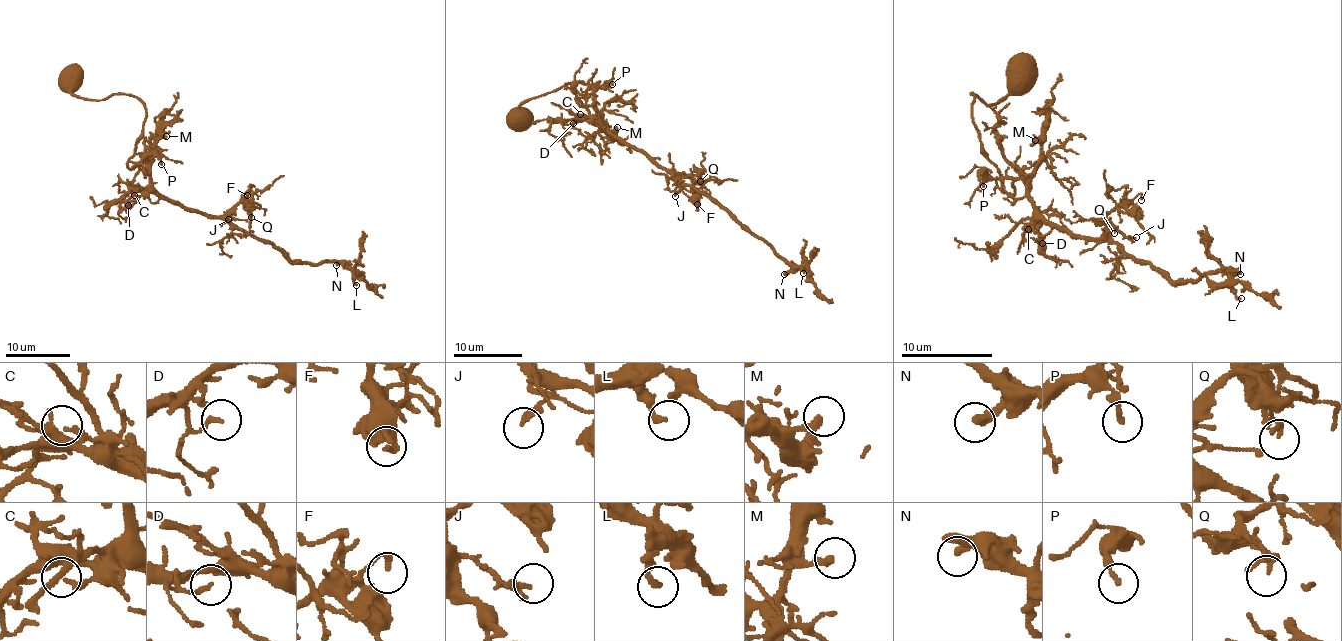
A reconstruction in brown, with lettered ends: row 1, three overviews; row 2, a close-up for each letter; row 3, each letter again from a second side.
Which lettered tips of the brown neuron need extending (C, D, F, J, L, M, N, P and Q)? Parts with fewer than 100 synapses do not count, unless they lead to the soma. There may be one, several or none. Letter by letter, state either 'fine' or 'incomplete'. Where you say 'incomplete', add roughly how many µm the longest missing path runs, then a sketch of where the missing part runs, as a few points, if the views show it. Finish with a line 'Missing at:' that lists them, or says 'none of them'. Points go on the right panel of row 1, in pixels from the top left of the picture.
C: fine
D: fine
F: fine
J: fine
L: fine
M: fine
N: fine
P: fine
Q: fine
Missing at: none of them

